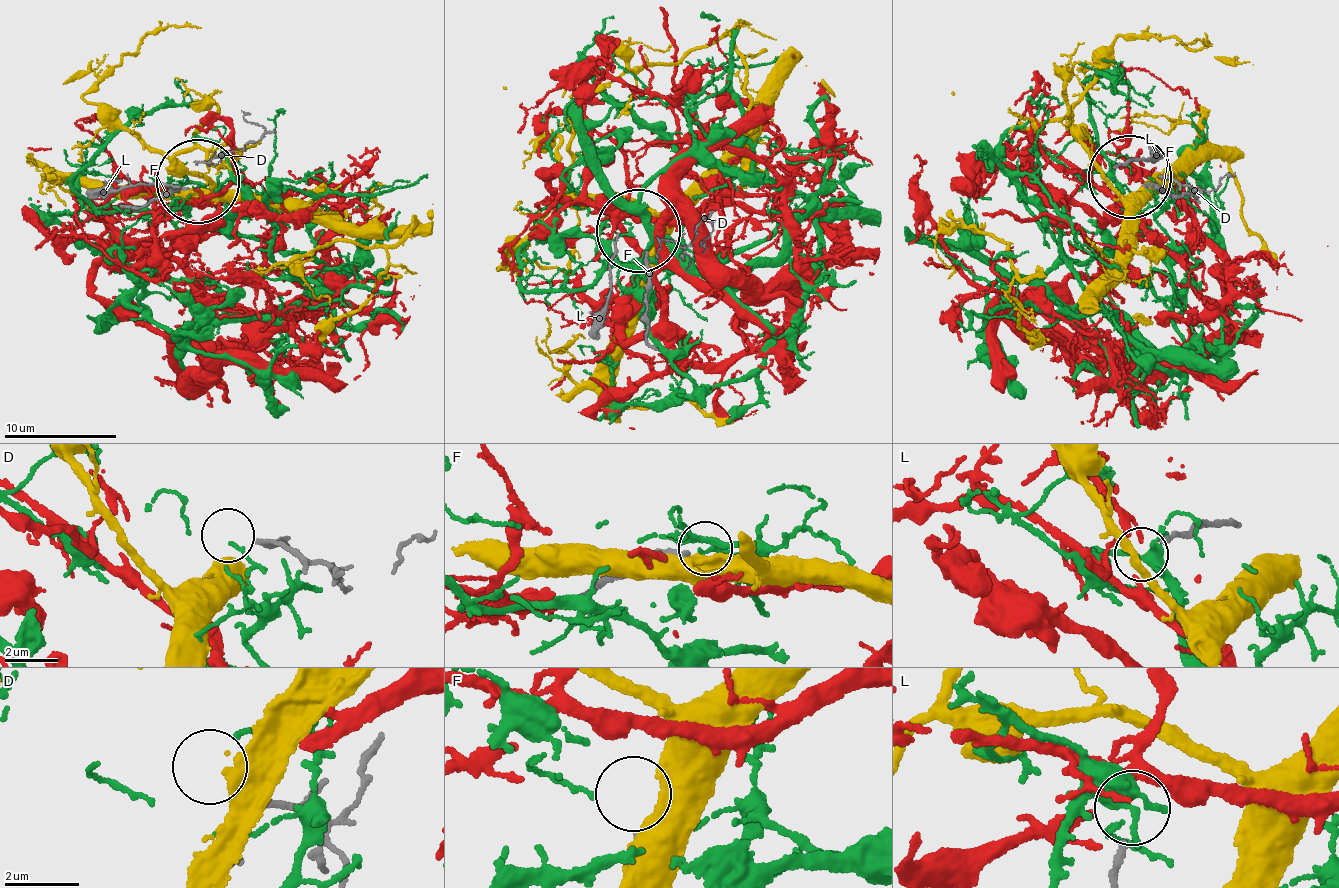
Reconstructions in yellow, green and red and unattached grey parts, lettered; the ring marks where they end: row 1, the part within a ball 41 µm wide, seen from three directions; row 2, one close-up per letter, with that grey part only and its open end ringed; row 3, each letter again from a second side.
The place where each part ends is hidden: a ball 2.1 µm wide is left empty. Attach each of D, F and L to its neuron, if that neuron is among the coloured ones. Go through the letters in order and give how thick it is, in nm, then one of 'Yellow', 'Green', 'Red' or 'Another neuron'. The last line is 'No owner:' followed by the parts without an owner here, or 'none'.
D: Thickness 150 nm. Another neuron
F: Thickness 220 nm. Another neuron
L: Thickness 160 nm. Another neuron
No owner: D, F, L

